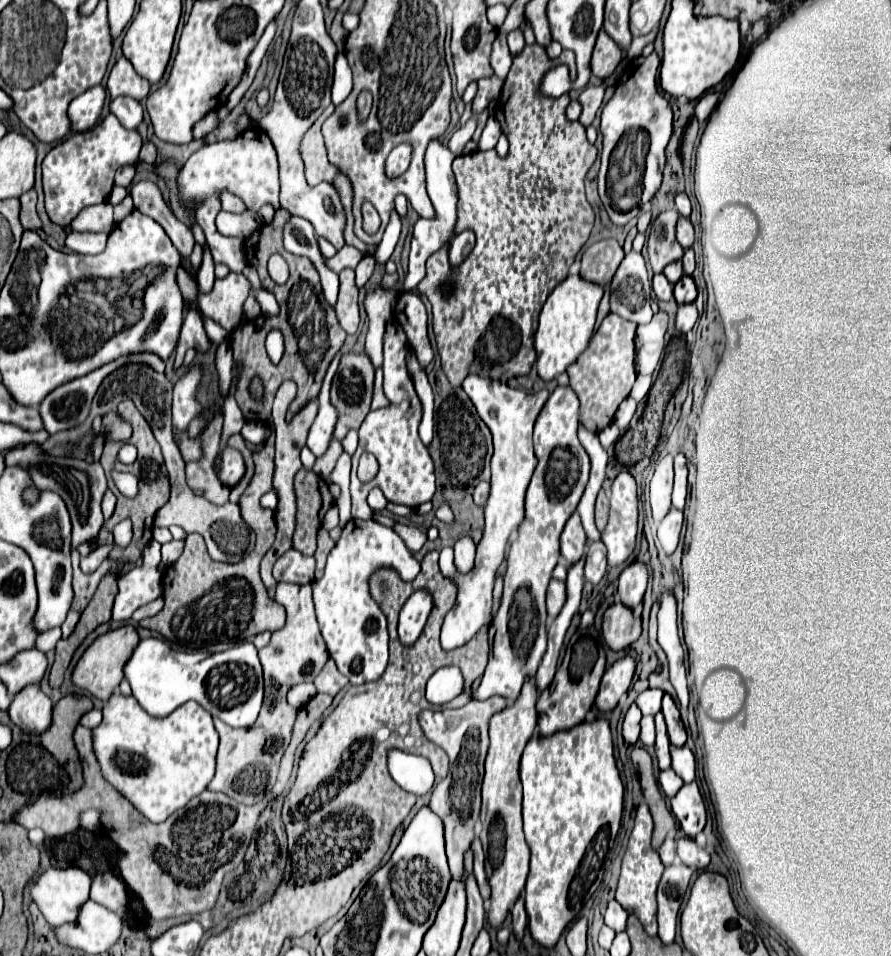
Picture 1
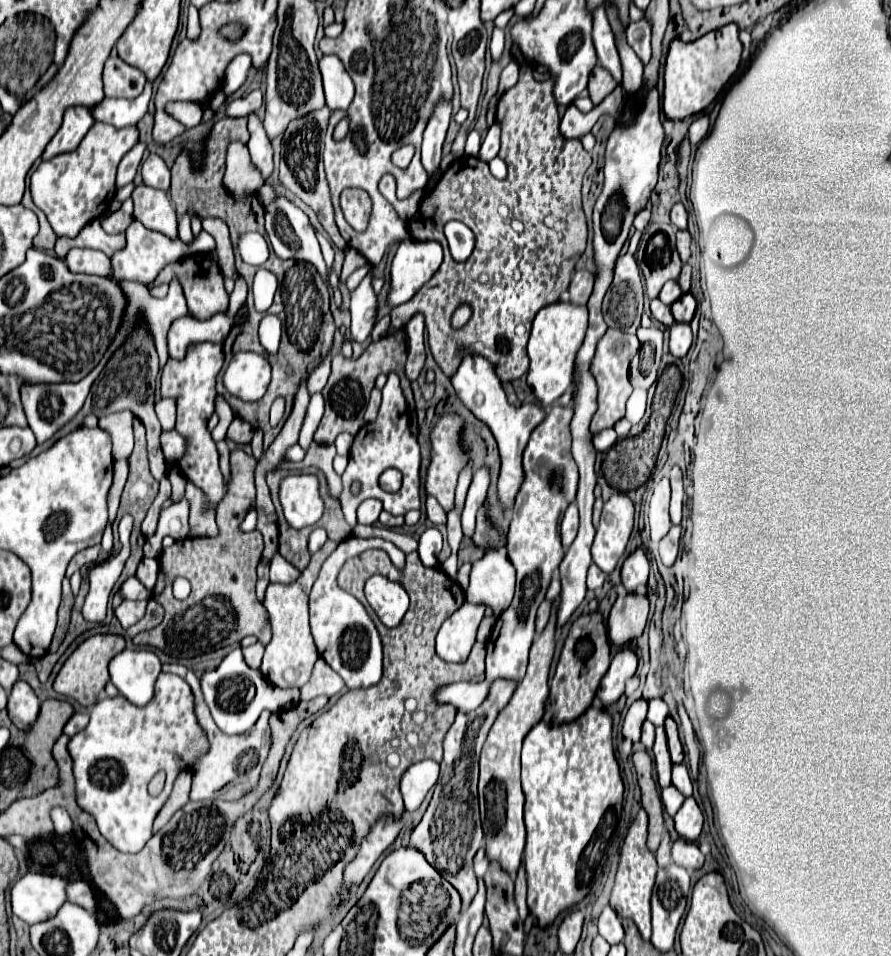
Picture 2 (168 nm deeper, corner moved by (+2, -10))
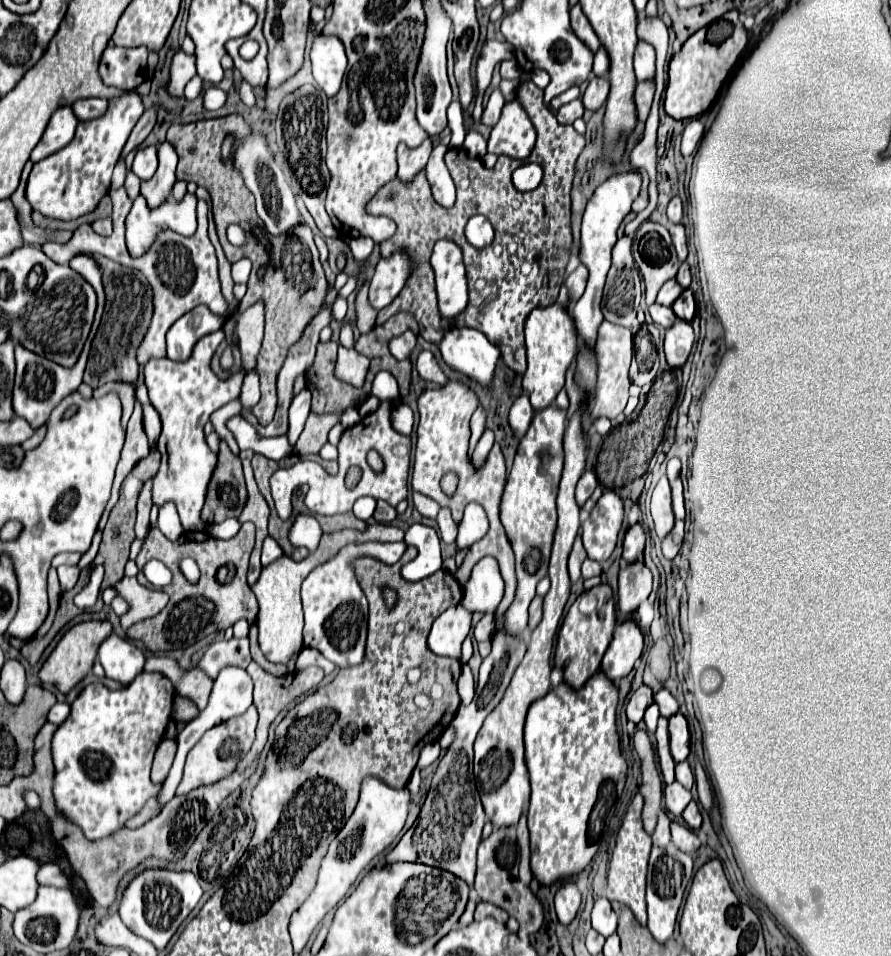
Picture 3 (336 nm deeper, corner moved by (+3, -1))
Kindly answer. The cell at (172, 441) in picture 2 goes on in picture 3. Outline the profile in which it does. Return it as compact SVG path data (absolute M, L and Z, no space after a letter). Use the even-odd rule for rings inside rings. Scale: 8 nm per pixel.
M142 391L140 393L140 401L142 401L142 405L144 405L144 431L146 431L146 435L148 435L148 439L150 439L150 447L154 449L156 447L156 441L158 441L158 437L160 437L160 415L156 413L156 409L154 409L154 405L146 399L148 395Z

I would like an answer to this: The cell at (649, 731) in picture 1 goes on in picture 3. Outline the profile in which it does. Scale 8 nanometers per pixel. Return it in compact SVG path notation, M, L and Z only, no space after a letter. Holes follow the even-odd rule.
M652 703L652 705L646 709L646 715L644 715L644 723L646 723L646 729L648 729L650 735L656 731L656 721L658 721L658 717L660 717L658 705Z

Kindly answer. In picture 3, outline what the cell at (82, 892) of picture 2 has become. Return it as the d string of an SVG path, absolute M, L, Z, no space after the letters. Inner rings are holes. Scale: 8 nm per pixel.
M56 863L40 865L38 883L40 885L52 885L52 887L70 887L70 879L64 875L60 865L56 865Z

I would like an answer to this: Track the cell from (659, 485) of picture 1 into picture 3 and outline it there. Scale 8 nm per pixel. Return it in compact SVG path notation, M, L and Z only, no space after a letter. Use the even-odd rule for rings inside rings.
M660 477L660 481L656 483L654 491L652 491L652 503L650 503L650 511L652 511L652 519L656 525L656 535L660 539L664 539L672 525L674 525L674 513L672 513L672 503L670 503L670 485L668 485L668 477Z

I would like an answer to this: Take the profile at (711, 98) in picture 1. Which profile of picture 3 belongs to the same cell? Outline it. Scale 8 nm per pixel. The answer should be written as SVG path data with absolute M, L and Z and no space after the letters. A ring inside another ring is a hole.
M698 117L690 119L690 123L686 125L686 129L682 133L682 155L684 157L688 157L696 151L698 143L702 139L702 133L704 133L704 123Z

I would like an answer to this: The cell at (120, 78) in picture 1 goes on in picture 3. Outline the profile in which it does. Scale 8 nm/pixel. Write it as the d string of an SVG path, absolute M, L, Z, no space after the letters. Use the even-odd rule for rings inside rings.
M108 45L100 59L100 77L106 85L130 91L146 79L146 47L124 49Z

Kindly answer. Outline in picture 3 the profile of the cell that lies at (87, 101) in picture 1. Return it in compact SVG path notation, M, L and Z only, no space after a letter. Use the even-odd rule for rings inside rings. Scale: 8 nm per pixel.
M60 107L52 115L52 119L50 119L46 131L44 131L44 137L34 147L30 159L40 161L40 159L56 153L58 149L66 147L74 137L76 125L78 125L78 117L72 113L72 107Z

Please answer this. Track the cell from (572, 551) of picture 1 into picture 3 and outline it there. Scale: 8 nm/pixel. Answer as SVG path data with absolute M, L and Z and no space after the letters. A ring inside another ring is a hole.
M584 471L584 475L580 477L578 485L576 485L576 503L582 507L586 503L586 499L590 497L590 493L596 489L598 479L592 471Z

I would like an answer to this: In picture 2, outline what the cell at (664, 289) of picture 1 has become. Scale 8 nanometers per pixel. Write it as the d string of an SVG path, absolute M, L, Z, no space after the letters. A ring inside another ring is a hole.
M653 300L653 302L651 302L651 316L653 316L657 322L661 322L663 326L671 326L671 324L675 322L675 318L673 318L673 314L671 314L671 308L665 306L661 300Z

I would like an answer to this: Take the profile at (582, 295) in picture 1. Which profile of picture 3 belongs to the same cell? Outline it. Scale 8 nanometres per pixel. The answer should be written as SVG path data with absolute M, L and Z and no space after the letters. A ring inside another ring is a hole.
M560 303L550 307L536 307L526 319L526 349L528 349L528 369L522 379L522 387L530 397L534 411L542 411L552 405L558 391L564 387L564 375L568 365L578 353L578 333L572 321L572 311Z

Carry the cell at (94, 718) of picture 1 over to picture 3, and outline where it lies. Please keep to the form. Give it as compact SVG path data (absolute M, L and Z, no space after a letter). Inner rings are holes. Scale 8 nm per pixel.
M56 703L56 705L48 711L48 721L50 721L50 723L56 723L56 725L62 725L64 719L68 717L68 711L70 711L70 705L68 705L68 703Z

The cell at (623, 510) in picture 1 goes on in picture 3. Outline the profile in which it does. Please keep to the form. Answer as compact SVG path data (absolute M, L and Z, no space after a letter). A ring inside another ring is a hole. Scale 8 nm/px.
M606 491L596 507L592 509L589 520L581 525L582 542L588 557L596 561L606 561L618 541L618 533L624 521L624 503L614 491Z

